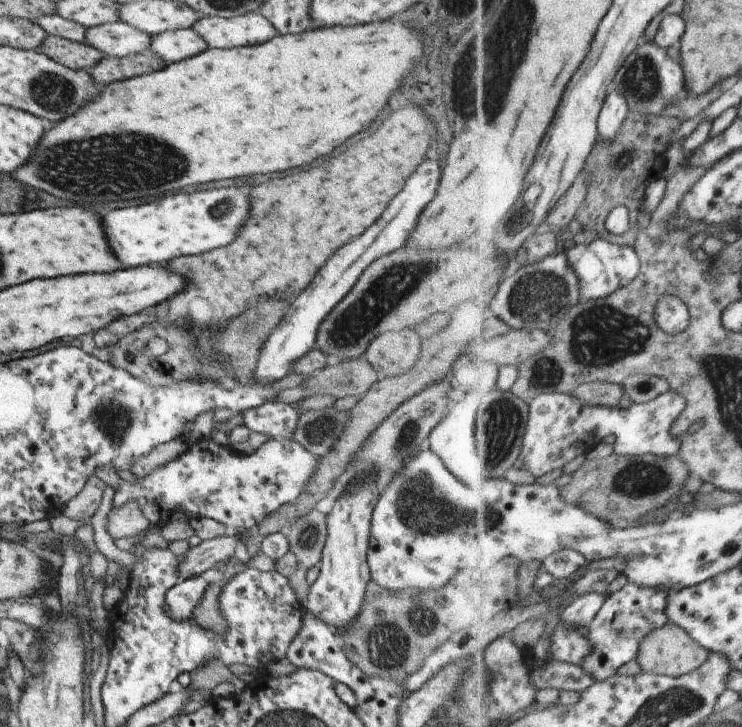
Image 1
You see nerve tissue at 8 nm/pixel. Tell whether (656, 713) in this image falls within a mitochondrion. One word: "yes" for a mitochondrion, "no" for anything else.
yes

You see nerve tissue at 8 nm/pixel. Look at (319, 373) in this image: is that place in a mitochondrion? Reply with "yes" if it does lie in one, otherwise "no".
no

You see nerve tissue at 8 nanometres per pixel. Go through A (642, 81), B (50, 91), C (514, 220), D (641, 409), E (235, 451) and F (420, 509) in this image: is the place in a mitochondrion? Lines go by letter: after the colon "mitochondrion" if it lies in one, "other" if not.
A: mitochondrion
B: mitochondrion
C: other
D: other
E: other
F: mitochondrion

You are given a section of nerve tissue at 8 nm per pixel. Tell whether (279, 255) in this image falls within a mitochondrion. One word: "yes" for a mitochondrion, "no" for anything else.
no

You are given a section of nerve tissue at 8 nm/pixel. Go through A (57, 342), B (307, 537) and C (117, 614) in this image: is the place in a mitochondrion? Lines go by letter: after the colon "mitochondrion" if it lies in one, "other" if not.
A: other
B: mitochondrion
C: other

